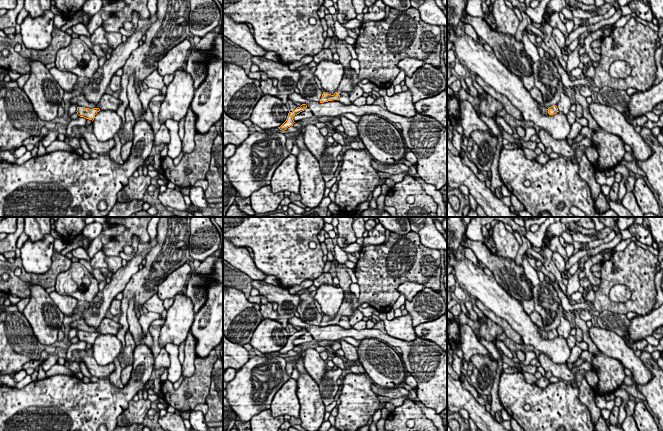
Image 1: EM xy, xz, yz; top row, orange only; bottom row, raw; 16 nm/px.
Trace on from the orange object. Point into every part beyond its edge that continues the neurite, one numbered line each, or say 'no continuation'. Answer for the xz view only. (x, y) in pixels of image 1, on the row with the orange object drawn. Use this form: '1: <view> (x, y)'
1: xz (346, 85)

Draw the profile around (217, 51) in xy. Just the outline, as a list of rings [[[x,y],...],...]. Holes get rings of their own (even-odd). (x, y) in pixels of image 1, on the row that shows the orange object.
[[[222,16],[222,24],[220,29],[220,34],[214,39],[214,46],[211,50],[211,55],[215,57],[217,60],[223,58],[223,16]]]

